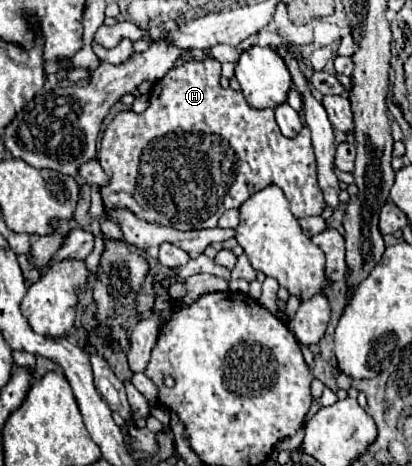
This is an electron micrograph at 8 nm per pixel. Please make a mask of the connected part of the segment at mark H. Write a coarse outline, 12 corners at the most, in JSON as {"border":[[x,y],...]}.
{"border":[[169,69],[101,141],[103,203],[181,231],[269,185],[321,215],[311,131]]}

